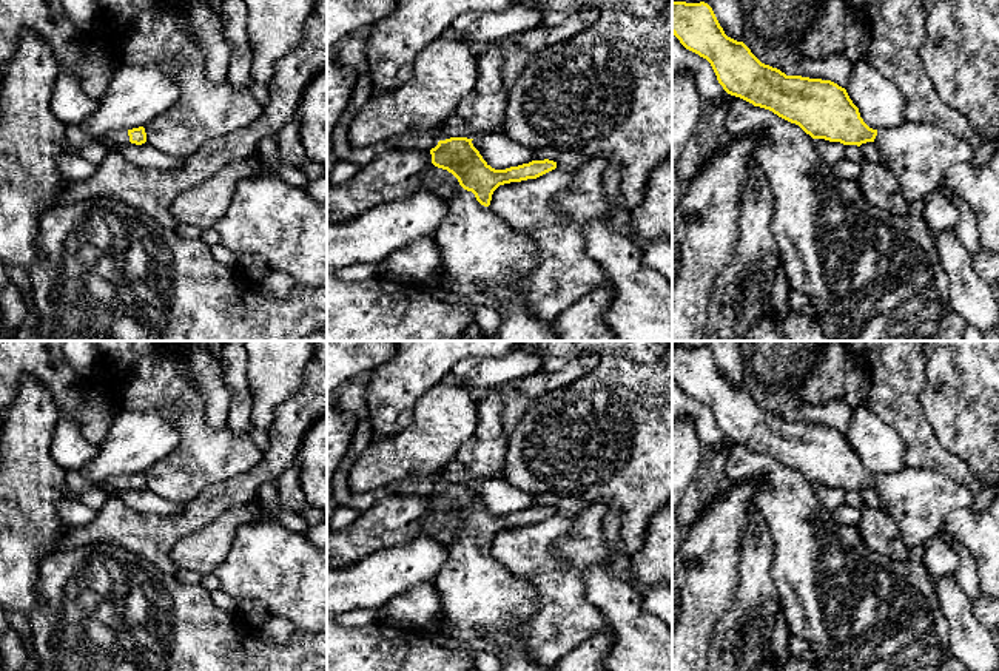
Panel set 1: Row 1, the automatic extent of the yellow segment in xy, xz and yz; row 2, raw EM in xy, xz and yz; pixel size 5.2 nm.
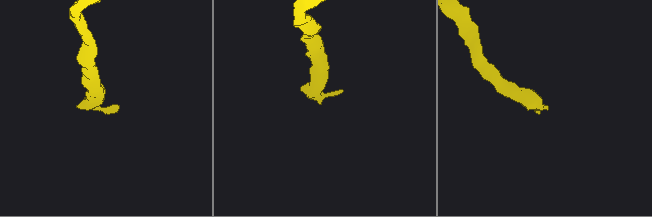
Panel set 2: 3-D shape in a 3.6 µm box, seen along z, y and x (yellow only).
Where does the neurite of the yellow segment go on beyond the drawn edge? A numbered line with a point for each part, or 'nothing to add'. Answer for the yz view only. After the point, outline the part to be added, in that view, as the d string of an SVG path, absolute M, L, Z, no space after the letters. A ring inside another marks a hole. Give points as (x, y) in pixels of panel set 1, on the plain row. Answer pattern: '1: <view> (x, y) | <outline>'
1: yz (919, 500) | M905 467L877 475L880 507L896 521L908 551L923 546L956 509L971 509L976 495L930 469Z

